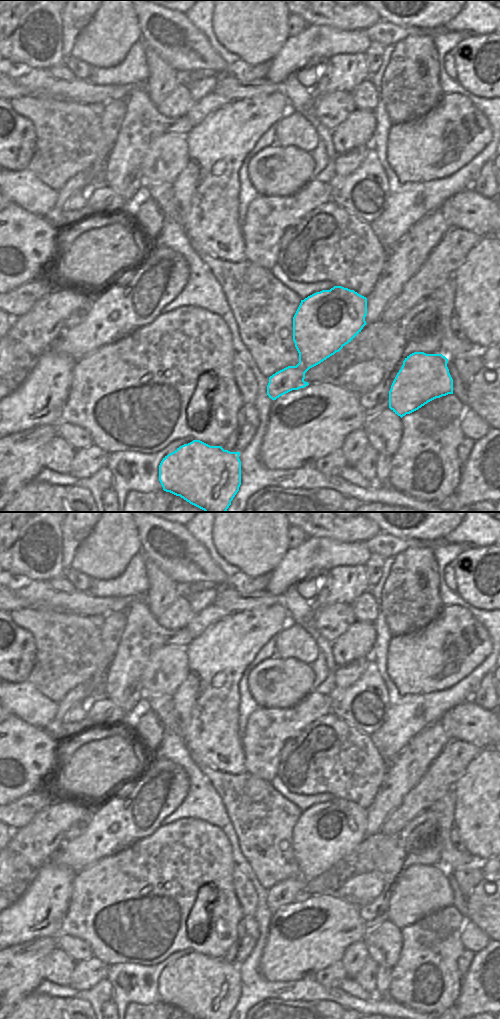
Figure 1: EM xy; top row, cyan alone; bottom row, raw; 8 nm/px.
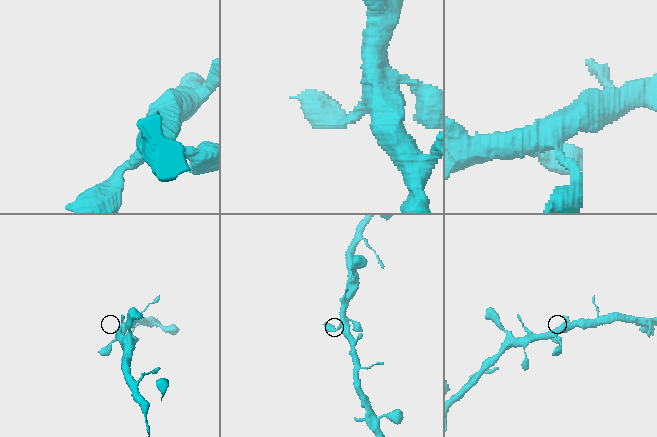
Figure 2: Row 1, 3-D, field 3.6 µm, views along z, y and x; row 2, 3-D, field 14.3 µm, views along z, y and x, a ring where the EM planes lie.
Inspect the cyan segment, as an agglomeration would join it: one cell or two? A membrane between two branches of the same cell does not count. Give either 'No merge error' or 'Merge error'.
No merge error.

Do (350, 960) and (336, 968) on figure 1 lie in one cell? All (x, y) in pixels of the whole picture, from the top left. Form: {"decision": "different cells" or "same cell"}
{"decision": "different cells"}

